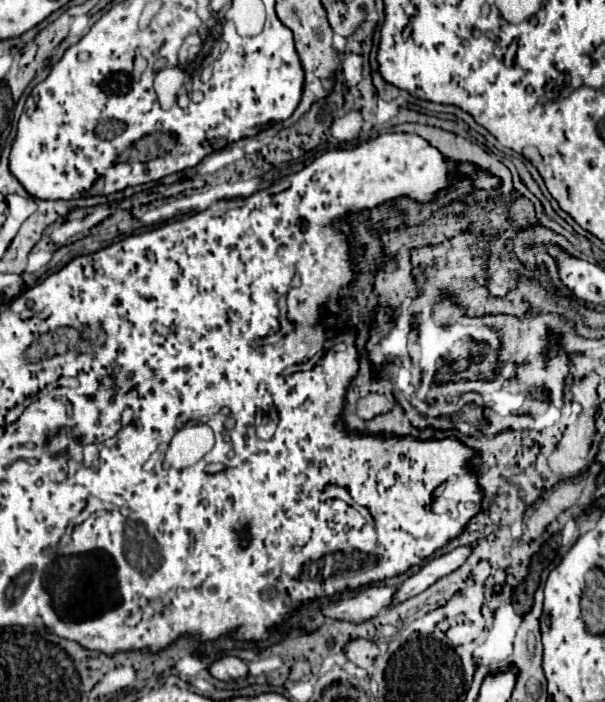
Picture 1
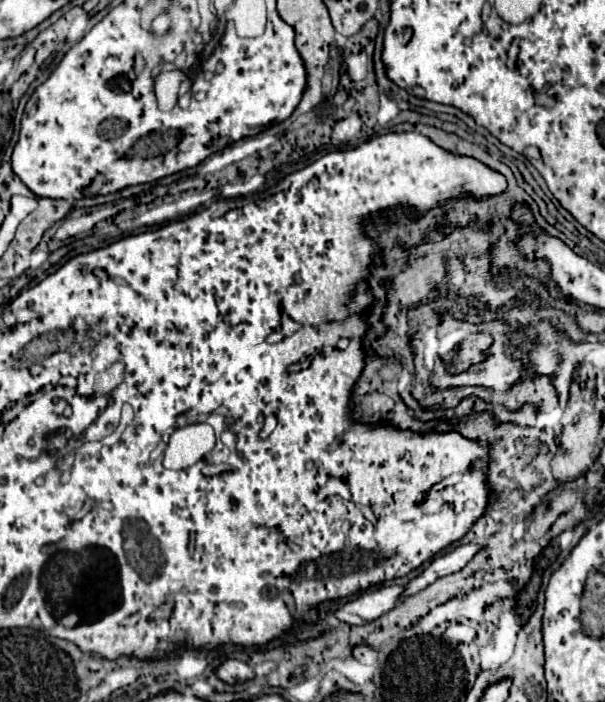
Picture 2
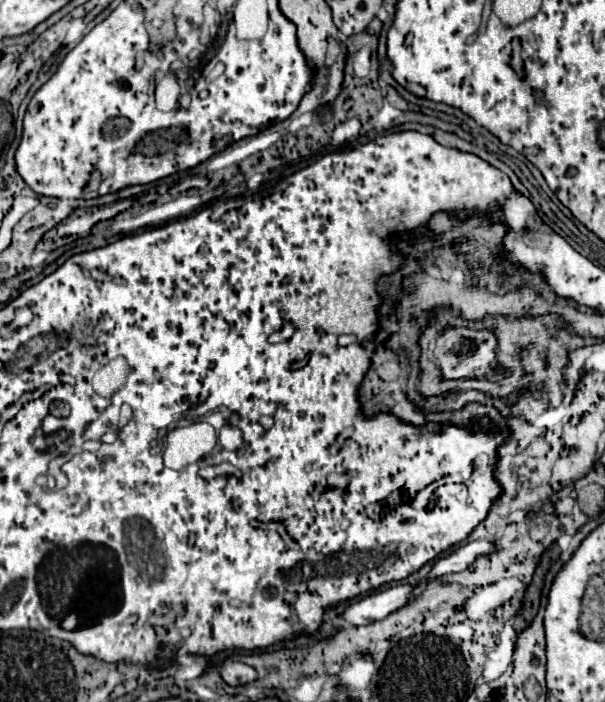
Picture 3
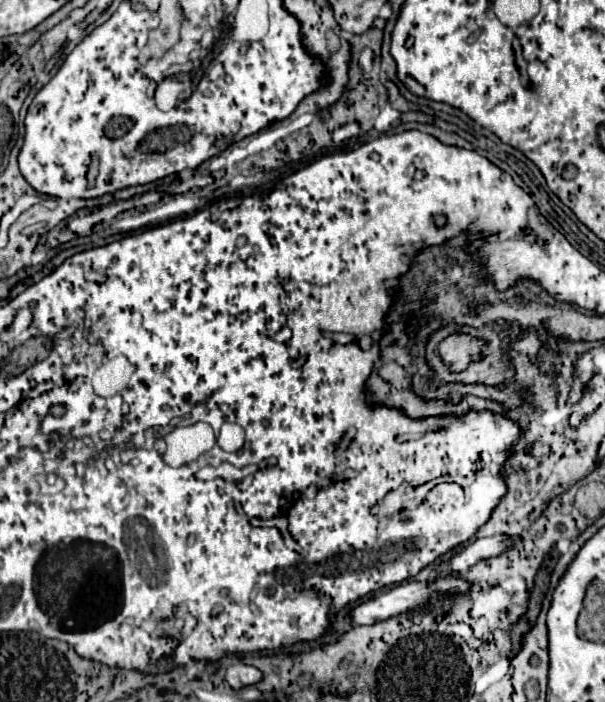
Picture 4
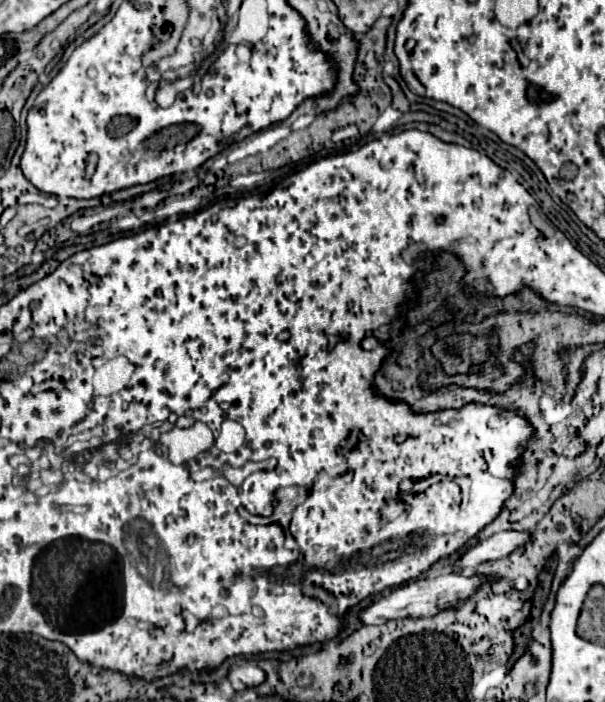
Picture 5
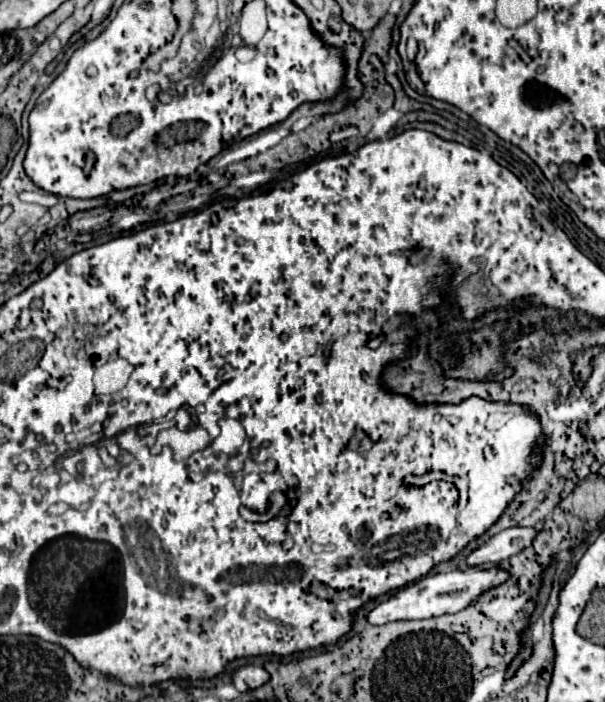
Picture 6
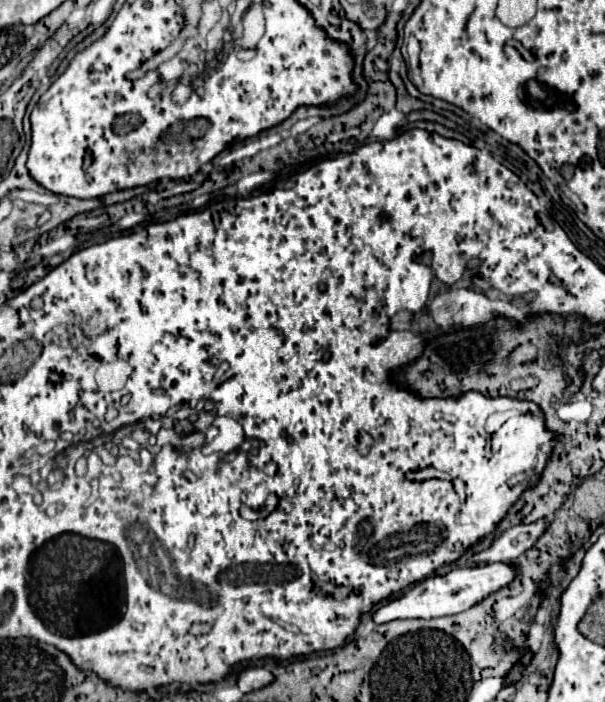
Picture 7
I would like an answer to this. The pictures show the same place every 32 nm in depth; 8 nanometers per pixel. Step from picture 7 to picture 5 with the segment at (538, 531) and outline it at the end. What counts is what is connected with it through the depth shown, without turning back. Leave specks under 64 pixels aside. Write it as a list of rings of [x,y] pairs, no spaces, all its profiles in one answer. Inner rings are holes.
[[[504,530],[504,532],[498,532],[492,538],[488,538],[484,542],[478,542],[474,548],[470,548],[456,562],[456,568],[474,570],[482,562],[506,558],[508,554],[512,554],[518,548],[526,546],[528,542],[530,542],[530,532],[526,532],[526,530]]]

